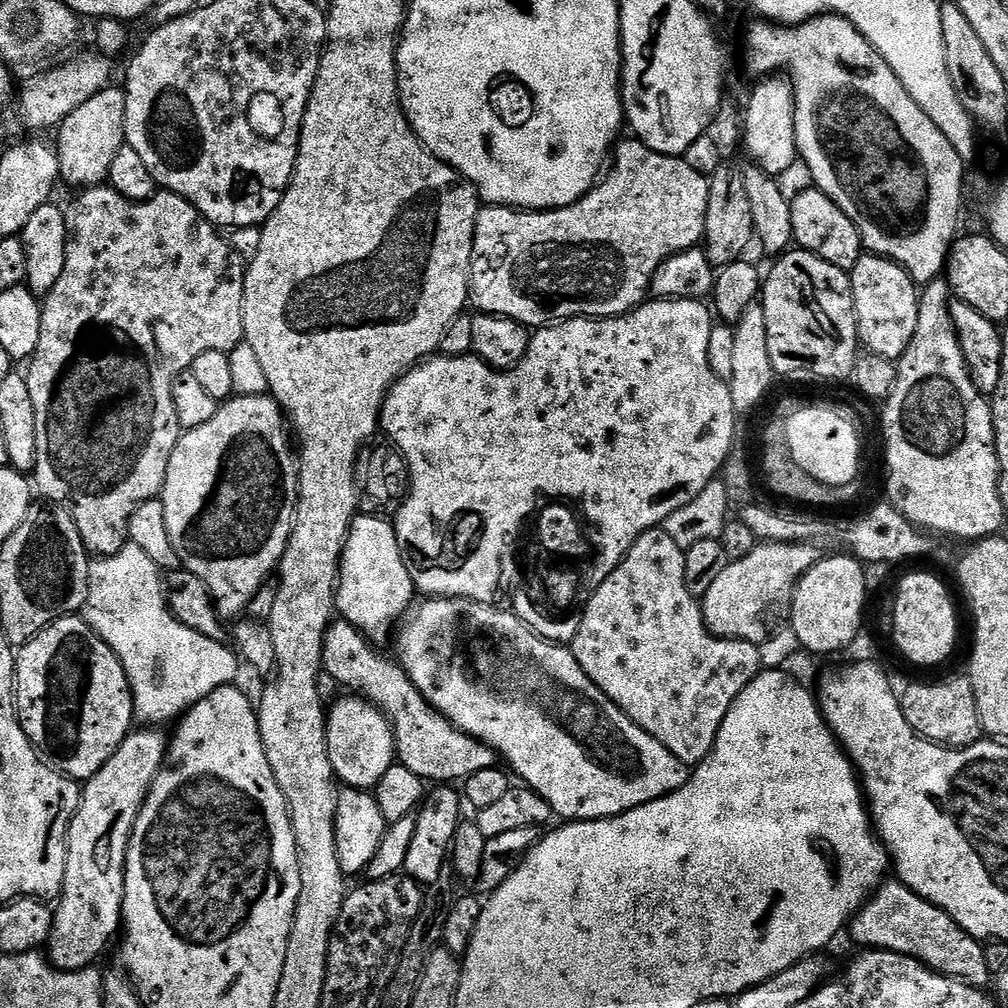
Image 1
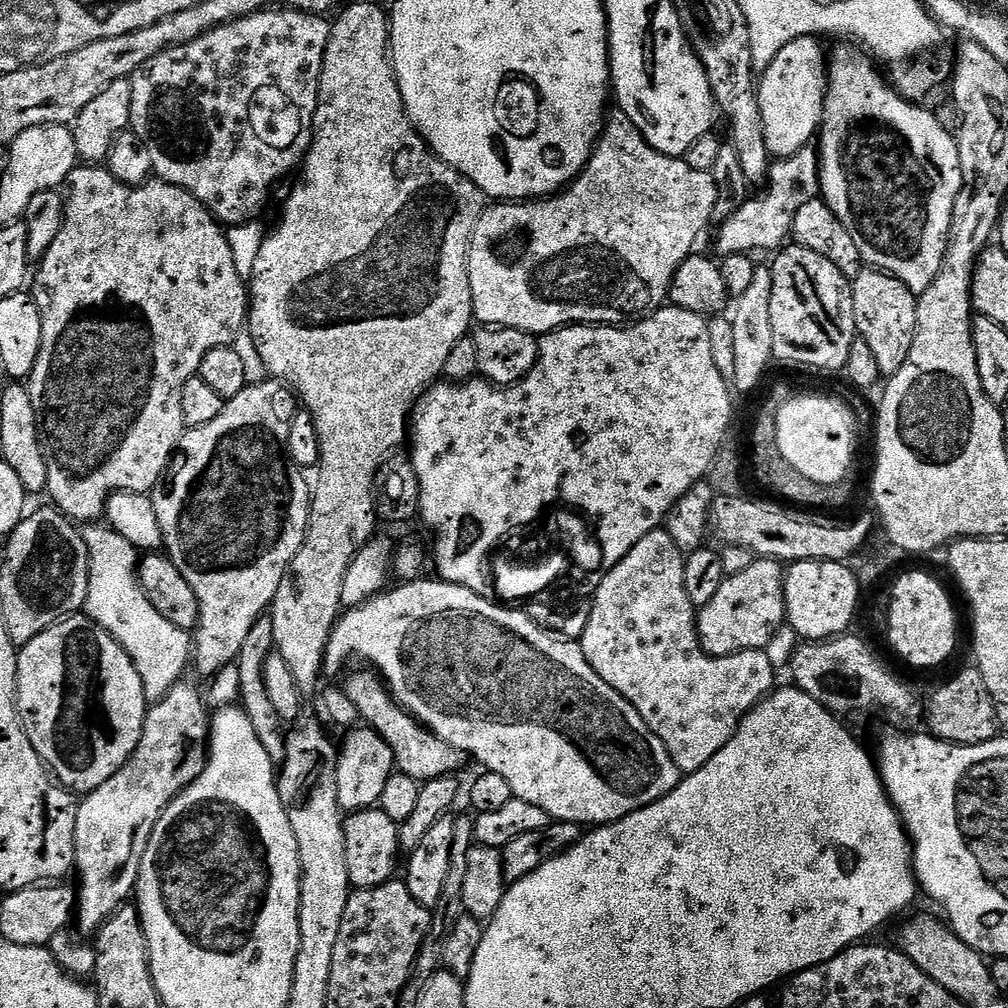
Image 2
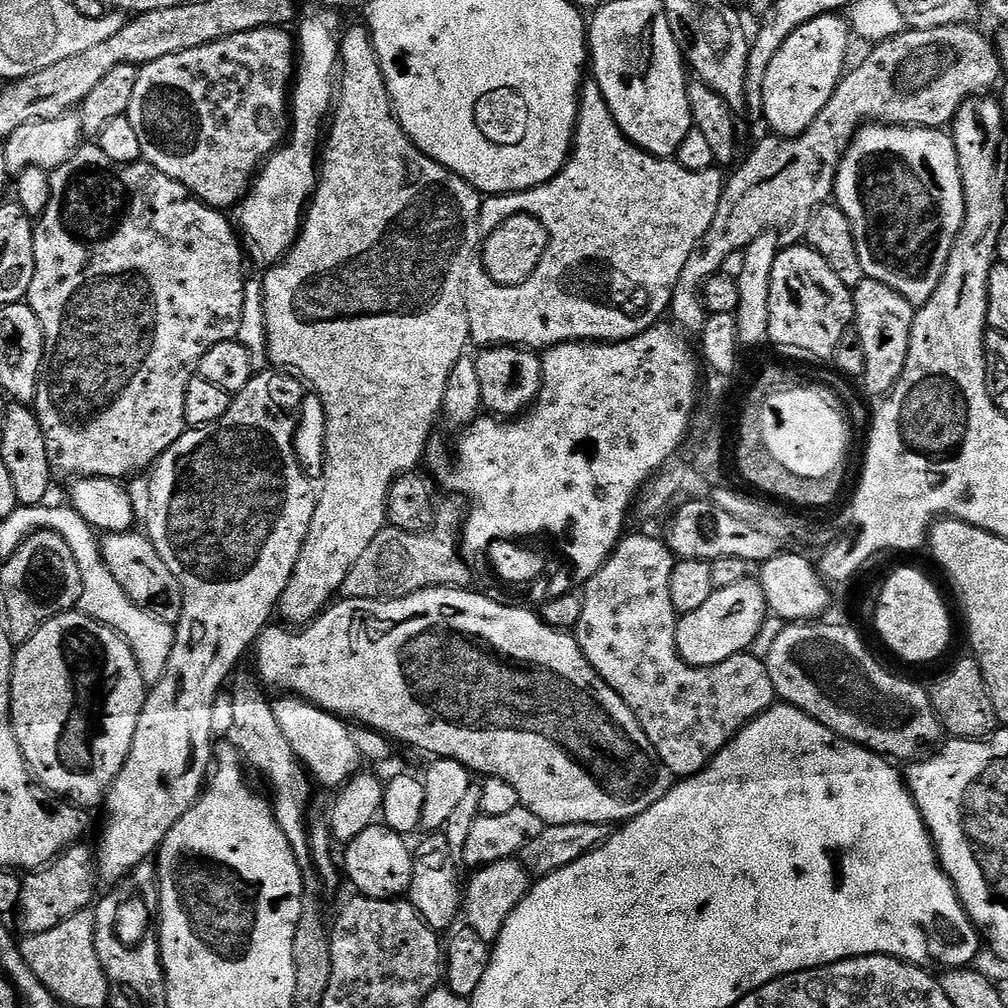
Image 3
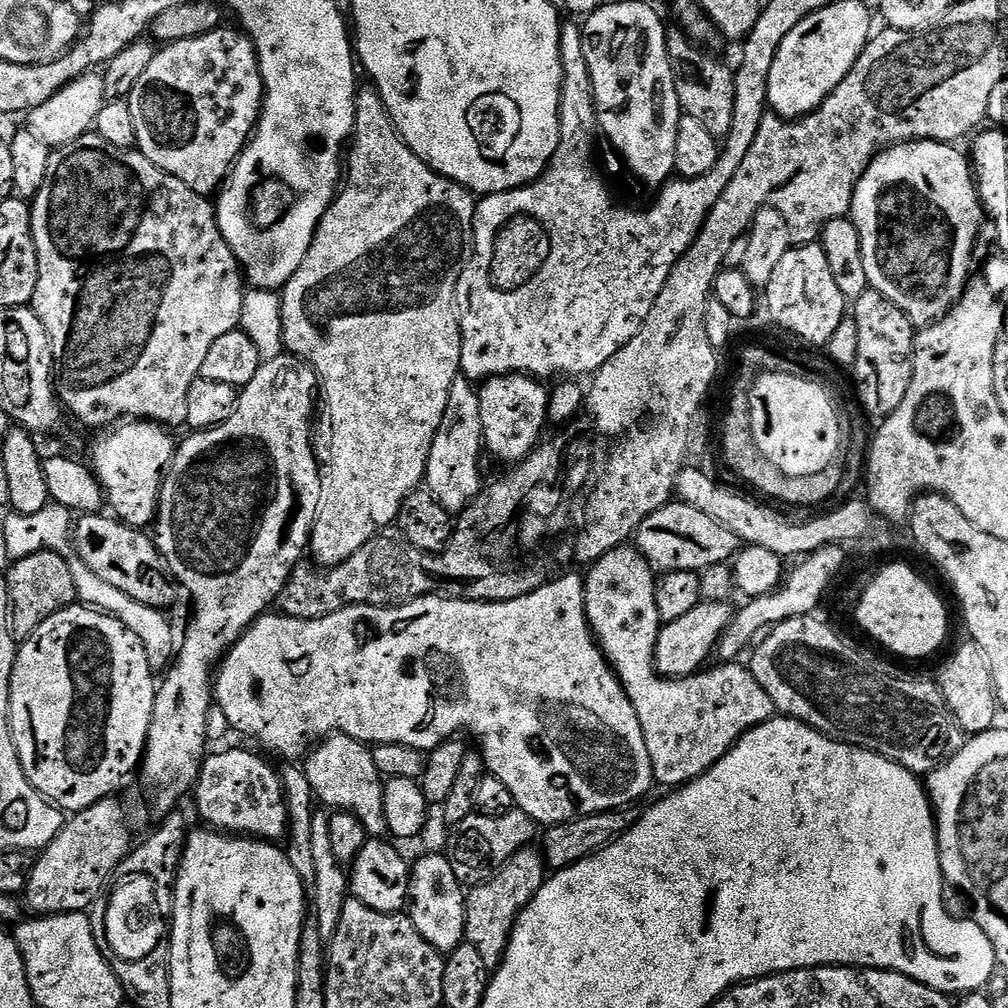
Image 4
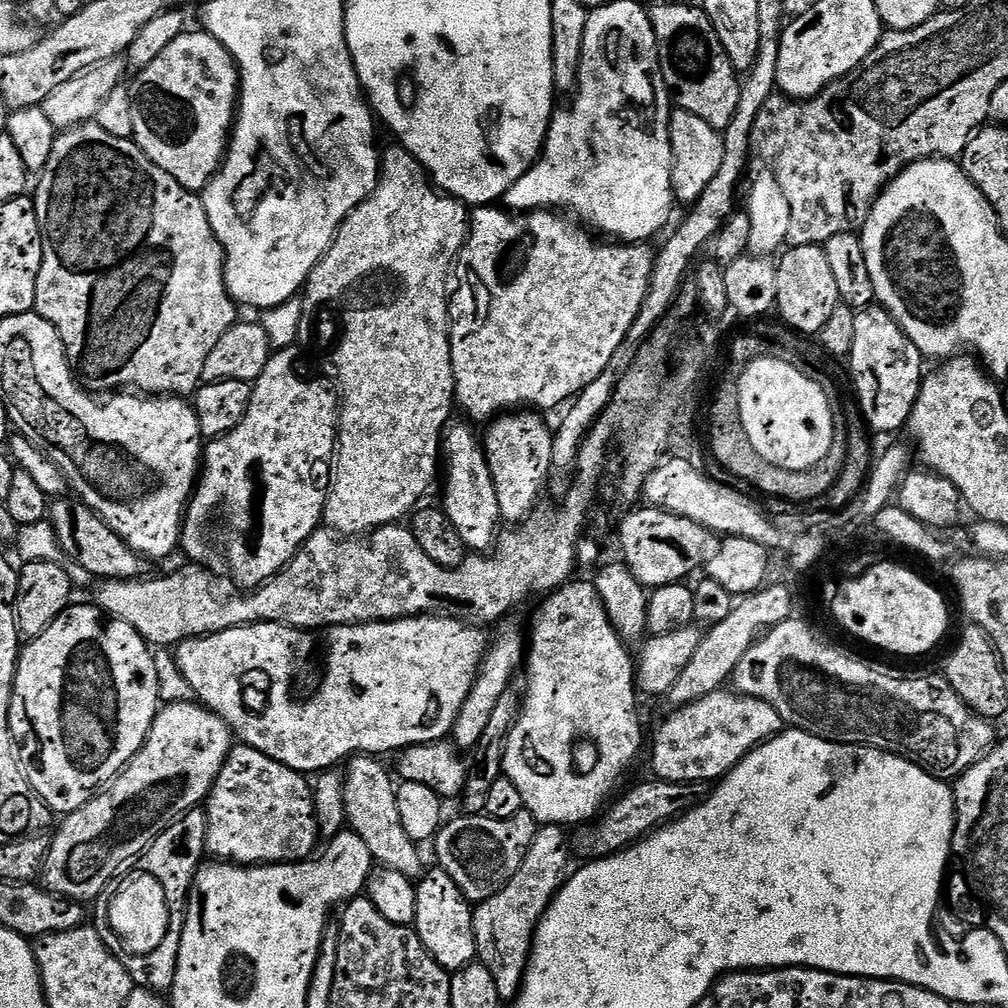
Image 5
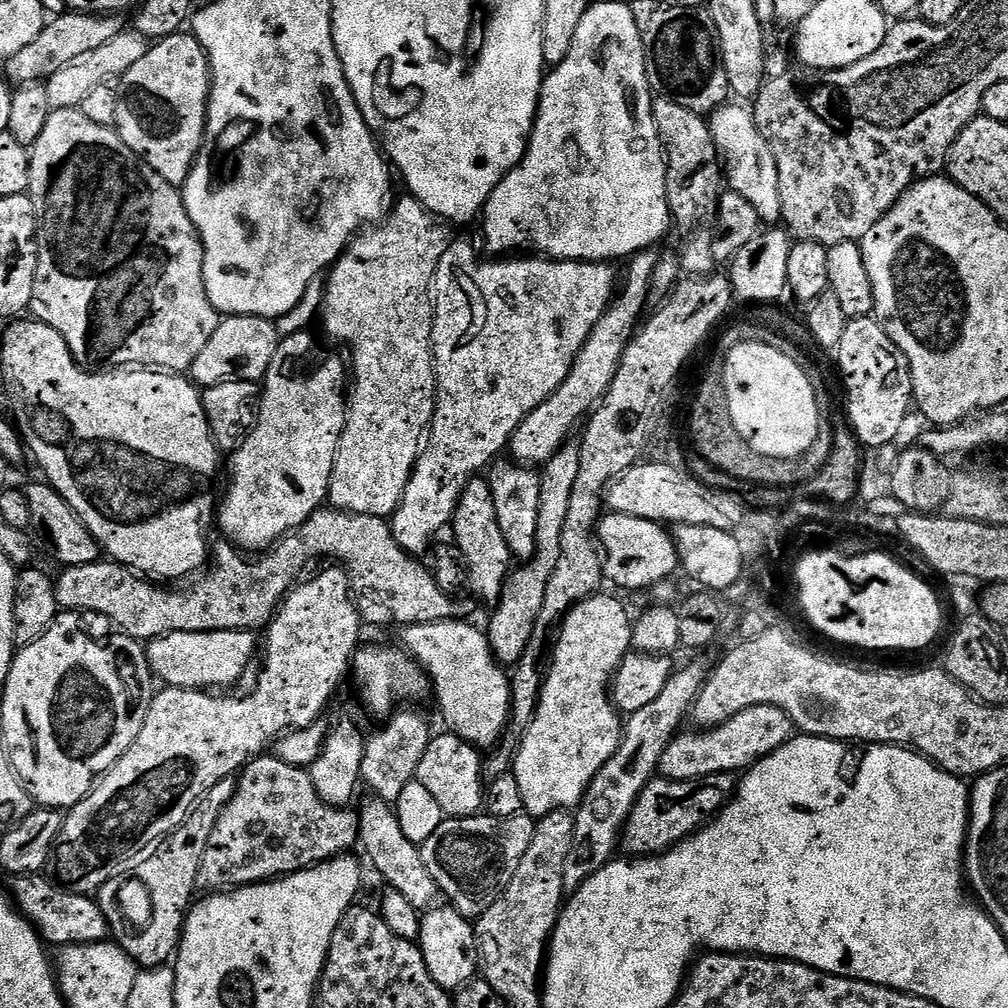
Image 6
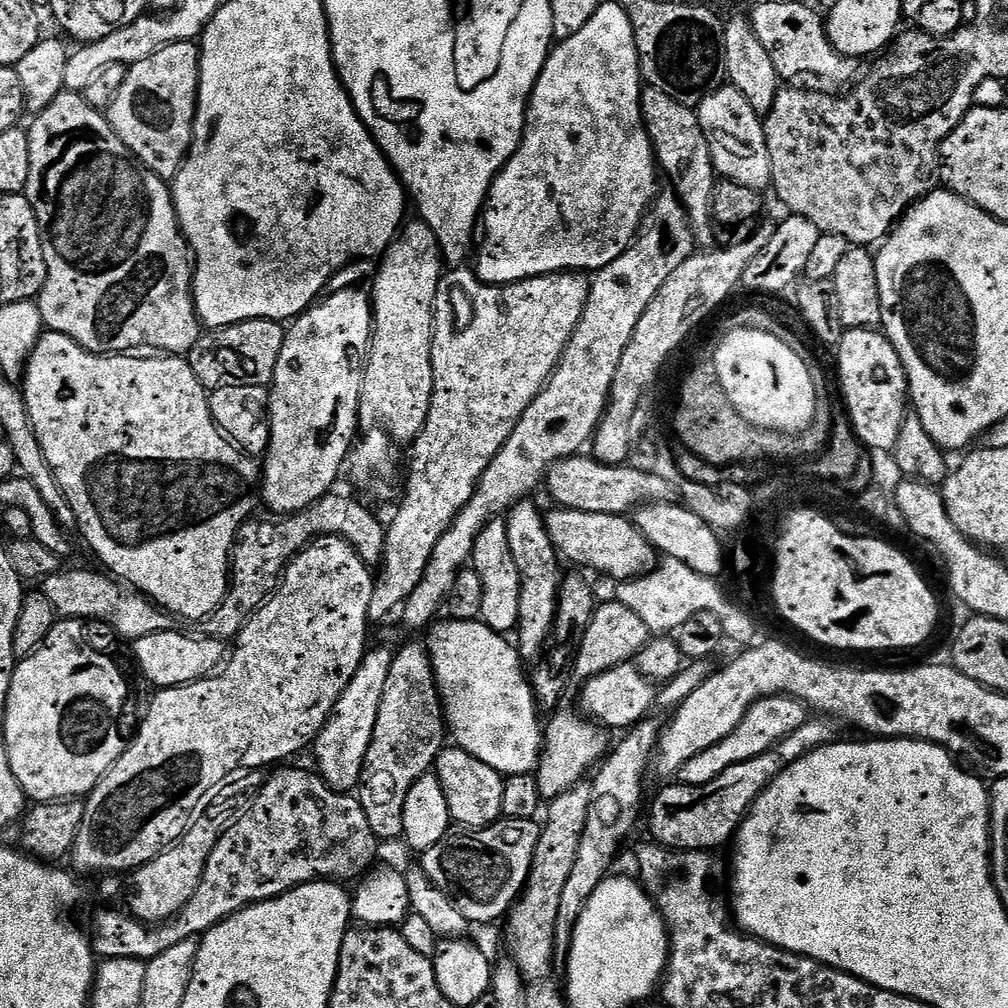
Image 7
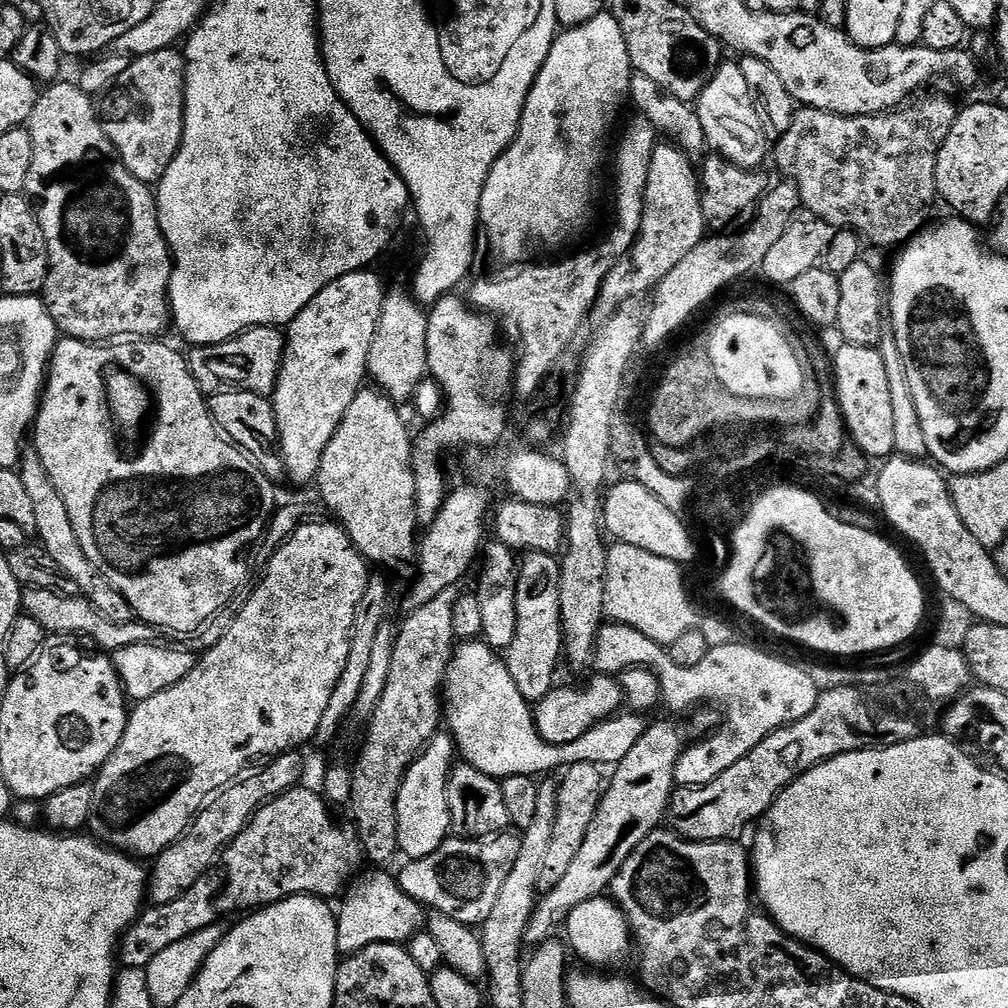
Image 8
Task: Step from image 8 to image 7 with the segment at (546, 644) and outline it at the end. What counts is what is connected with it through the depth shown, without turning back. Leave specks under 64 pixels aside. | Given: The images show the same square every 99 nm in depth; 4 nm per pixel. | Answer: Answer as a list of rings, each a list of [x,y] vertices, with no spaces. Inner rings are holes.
[[[532,498],[519,500],[506,513],[510,554],[514,554],[514,566],[518,568],[520,575],[520,622],[514,636],[520,639],[518,651],[521,661],[524,662],[535,661],[544,650],[544,643],[548,641],[556,617],[556,600],[560,597],[562,579],[562,560],[545,530],[545,517],[536,509],[534,501]]]

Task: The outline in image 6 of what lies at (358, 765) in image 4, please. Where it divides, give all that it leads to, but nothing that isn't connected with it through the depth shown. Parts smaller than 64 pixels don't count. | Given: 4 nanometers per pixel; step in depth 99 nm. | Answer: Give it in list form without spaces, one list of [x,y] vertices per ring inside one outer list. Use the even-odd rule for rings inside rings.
[[[371,798],[358,808],[360,818],[359,847],[364,847],[366,855],[372,859],[376,872],[388,883],[387,887],[393,892],[403,894],[414,906],[421,910],[427,910],[437,903],[438,889],[436,880],[426,870],[426,862],[422,858],[418,847],[409,833],[402,830],[402,826],[396,817],[396,809],[387,800]]]

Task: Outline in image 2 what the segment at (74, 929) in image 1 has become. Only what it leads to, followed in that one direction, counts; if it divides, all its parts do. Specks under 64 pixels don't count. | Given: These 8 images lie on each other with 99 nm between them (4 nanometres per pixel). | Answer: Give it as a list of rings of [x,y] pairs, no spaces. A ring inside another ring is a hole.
[[[181,682],[173,686],[160,700],[155,701],[149,707],[146,718],[144,719],[144,729],[142,730],[142,738],[138,742],[138,746],[134,750],[134,754],[126,761],[118,770],[118,774],[114,774],[114,778],[110,778],[110,782],[102,782],[102,786],[98,786],[98,790],[87,793],[79,801],[76,810],[76,825],[74,826],[74,846],[76,847],[76,862],[74,865],[75,875],[80,875],[80,884],[78,883],[78,899],[76,902],[76,911],[74,913],[75,923],[80,923],[80,928],[89,934],[95,934],[100,931],[112,915],[118,909],[125,907],[129,903],[130,897],[136,890],[136,879],[138,878],[138,870],[142,862],[142,854],[146,850],[146,846],[150,842],[150,834],[154,830],[154,826],[158,822],[158,818],[166,810],[166,806],[174,799],[182,789],[190,784],[198,776],[201,769],[204,768],[204,761],[208,758],[208,738],[210,735],[210,712],[204,709],[204,700],[200,697],[200,692],[194,685],[189,682]]]

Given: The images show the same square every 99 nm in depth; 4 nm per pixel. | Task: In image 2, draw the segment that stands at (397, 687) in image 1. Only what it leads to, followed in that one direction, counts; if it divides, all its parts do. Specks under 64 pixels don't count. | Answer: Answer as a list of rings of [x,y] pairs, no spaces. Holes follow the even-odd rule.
[[[364,671],[368,672],[354,673],[348,681],[343,681],[342,687],[345,694],[350,696],[350,700],[358,708],[361,721],[367,727],[373,728],[386,742],[386,746],[390,746],[395,771],[421,782],[459,773],[459,768],[466,763],[464,753],[454,746],[442,742],[442,738],[438,738],[431,730],[425,728],[419,720],[405,712],[397,704],[383,679],[375,671]]]

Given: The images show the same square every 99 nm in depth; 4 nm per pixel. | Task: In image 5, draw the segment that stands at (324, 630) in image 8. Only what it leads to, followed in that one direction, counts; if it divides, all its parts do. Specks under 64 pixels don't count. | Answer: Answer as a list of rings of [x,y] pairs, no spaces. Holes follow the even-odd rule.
[[[199,702],[191,703],[165,703],[157,712],[146,742],[136,757],[107,787],[97,791],[86,806],[63,817],[64,825],[54,832],[48,856],[44,859],[42,884],[49,892],[81,902],[95,901],[112,877],[143,854],[180,815],[207,801],[208,792],[234,747],[234,733],[221,716],[216,716]]]

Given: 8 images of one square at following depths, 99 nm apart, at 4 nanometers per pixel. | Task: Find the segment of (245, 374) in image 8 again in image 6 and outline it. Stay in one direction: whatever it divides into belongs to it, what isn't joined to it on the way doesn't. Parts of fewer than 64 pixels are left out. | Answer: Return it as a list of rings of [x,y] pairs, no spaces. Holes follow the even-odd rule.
[[[224,316],[218,330],[214,330],[214,338],[210,338],[202,354],[194,358],[191,379],[201,389],[227,380],[263,381],[276,353],[277,343],[276,326],[271,319],[263,316]]]

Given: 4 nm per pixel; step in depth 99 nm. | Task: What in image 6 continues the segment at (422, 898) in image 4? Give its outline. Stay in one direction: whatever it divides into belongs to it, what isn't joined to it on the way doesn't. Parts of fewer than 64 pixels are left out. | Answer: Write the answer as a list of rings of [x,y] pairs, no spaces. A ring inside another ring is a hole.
[[[433,906],[423,913],[418,947],[434,982],[438,982],[438,986],[445,990],[459,990],[477,979],[480,943],[476,941],[476,929],[469,917],[463,916],[457,908],[440,907]]]

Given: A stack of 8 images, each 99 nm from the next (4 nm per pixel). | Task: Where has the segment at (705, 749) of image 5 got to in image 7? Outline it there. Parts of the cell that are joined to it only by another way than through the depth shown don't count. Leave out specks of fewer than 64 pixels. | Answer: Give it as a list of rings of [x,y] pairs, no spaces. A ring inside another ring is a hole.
[[[783,694],[767,696],[765,700],[760,700],[749,708],[734,734],[722,738],[722,742],[710,746],[710,750],[702,750],[702,754],[683,764],[678,773],[679,783],[702,786],[706,782],[714,782],[714,778],[718,778],[722,770],[730,770],[730,766],[738,766],[750,758],[758,758],[758,754],[770,750],[775,744],[794,734],[794,730],[798,730],[798,726],[802,726],[805,719],[806,708],[800,701]]]

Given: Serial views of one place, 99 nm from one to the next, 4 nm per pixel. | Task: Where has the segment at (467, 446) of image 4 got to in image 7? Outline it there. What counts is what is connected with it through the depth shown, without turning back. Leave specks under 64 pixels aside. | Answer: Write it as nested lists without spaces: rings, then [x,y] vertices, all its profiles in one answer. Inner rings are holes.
[[[497,518],[478,534],[474,542],[474,550],[470,561],[471,567],[476,569],[478,578],[482,580],[482,606],[480,620],[492,631],[508,634],[519,625],[520,615],[520,575],[514,566],[514,554],[510,554],[510,538],[508,526],[503,519]]]

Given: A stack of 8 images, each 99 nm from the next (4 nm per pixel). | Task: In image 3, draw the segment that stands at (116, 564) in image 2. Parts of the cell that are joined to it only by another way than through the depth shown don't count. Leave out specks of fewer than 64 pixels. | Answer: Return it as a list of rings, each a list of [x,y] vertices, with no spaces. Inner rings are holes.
[[[52,503],[17,506],[14,514],[10,514],[10,518],[6,518],[2,522],[3,527],[54,530],[59,536],[66,538],[66,546],[70,546],[70,550],[74,553],[74,560],[78,562],[78,570],[82,570],[79,611],[83,612],[85,616],[94,618],[99,624],[112,628],[131,646],[145,685],[151,686],[158,683],[162,674],[166,674],[166,662],[170,662],[170,654],[176,641],[173,625],[137,606],[126,594],[126,590],[122,590],[122,586],[118,586],[117,579],[106,566],[100,553],[101,537],[96,529],[88,525],[86,518],[82,518],[82,514],[78,514],[71,506],[59,508],[58,505]]]

